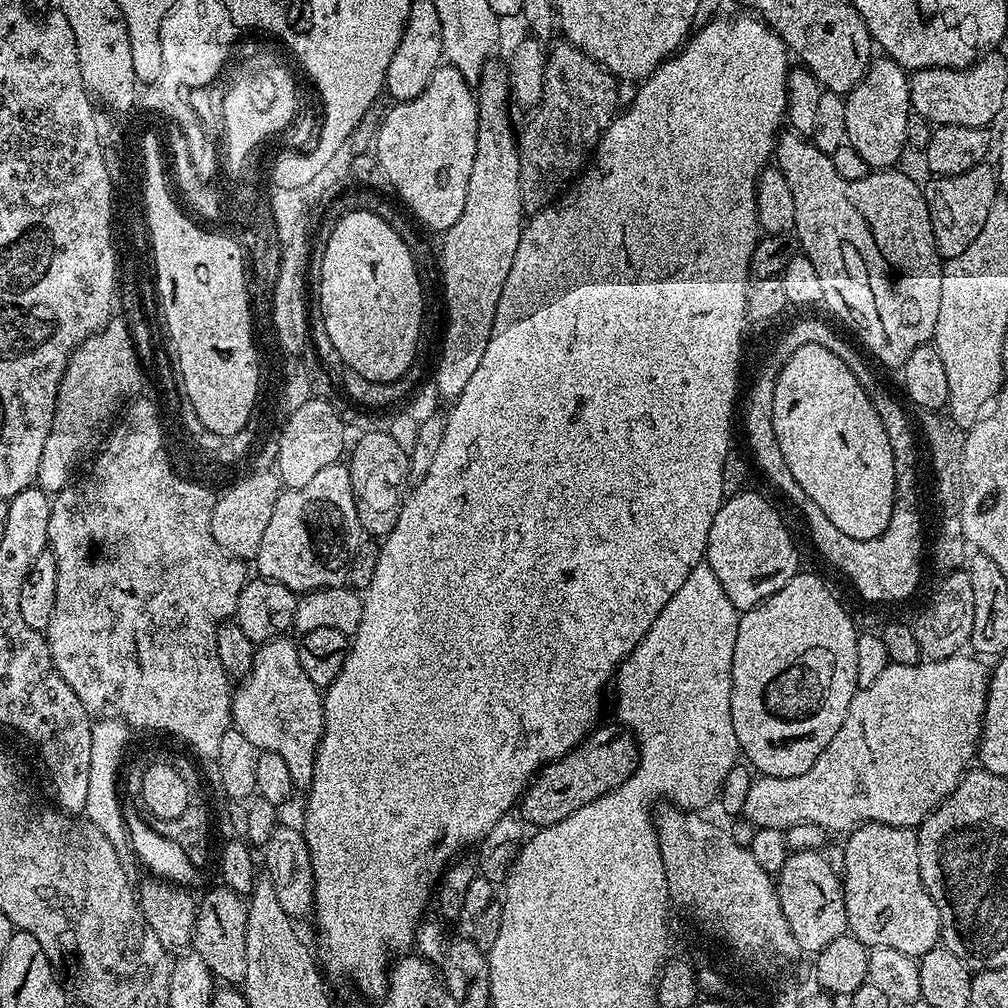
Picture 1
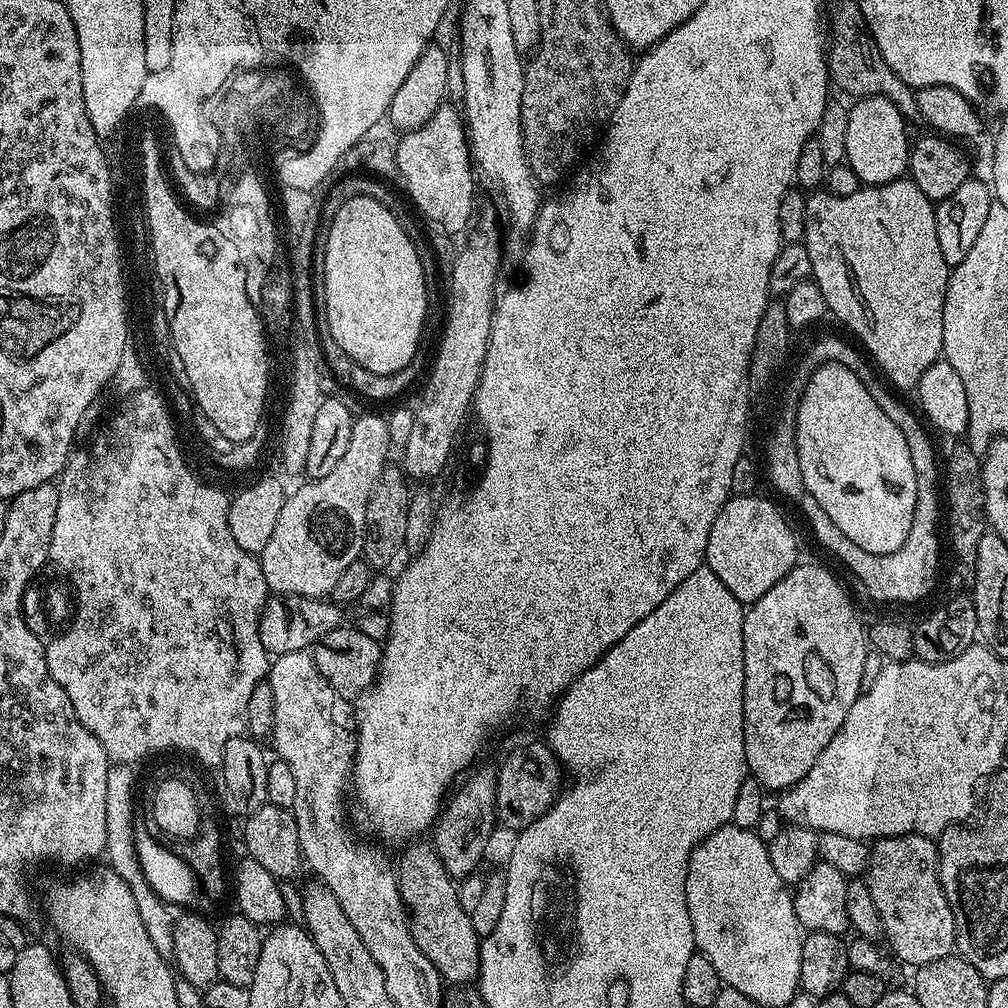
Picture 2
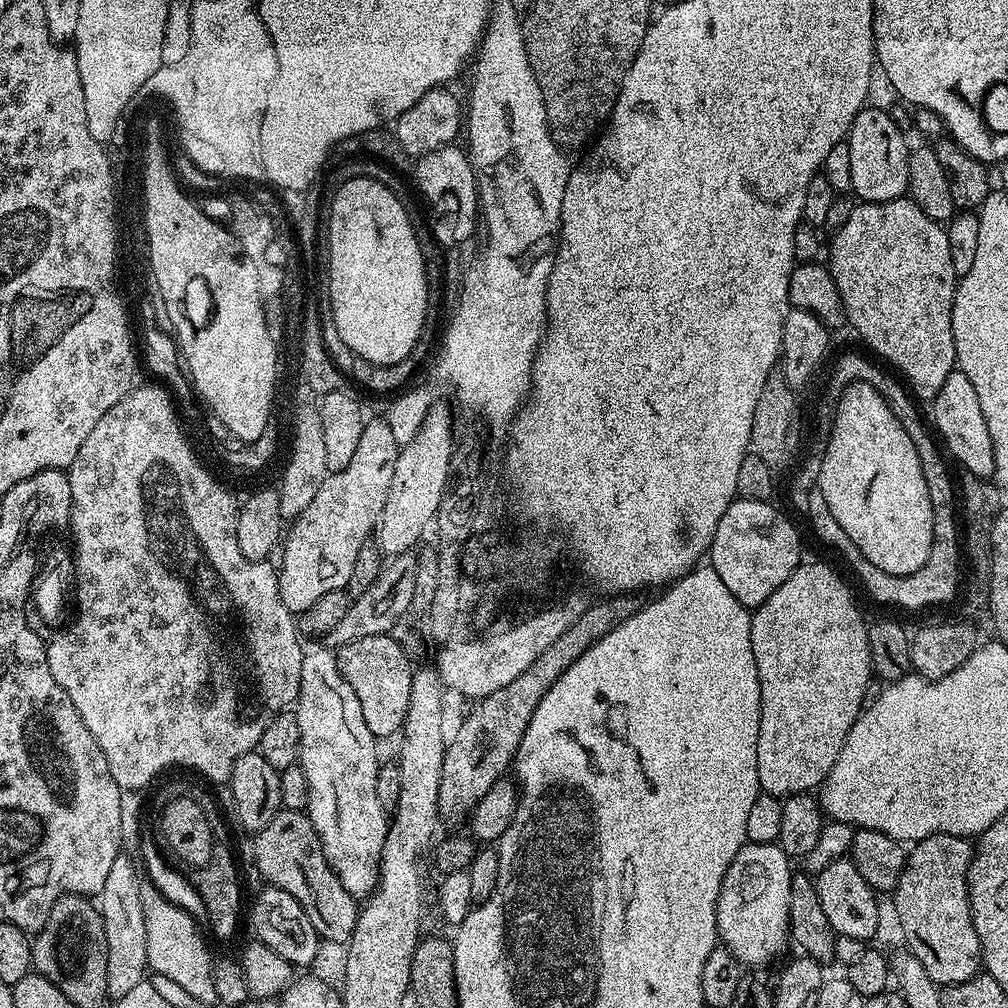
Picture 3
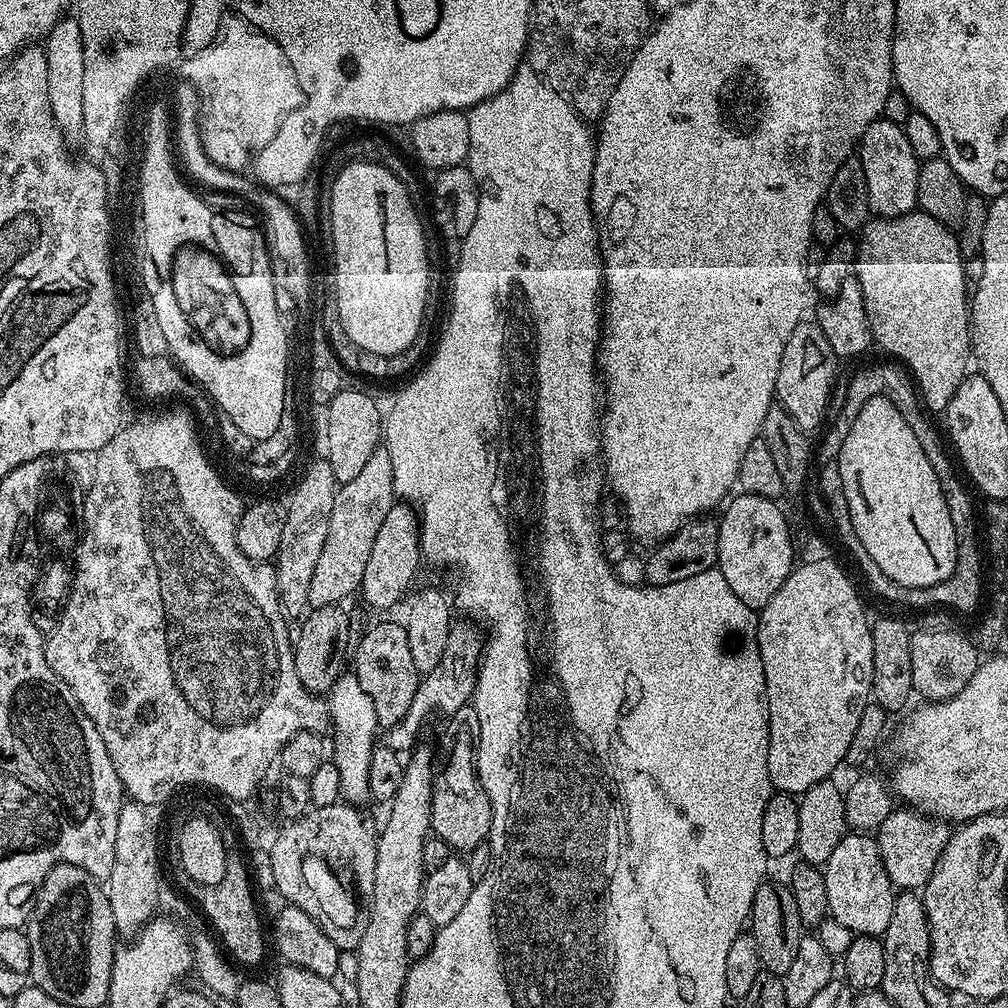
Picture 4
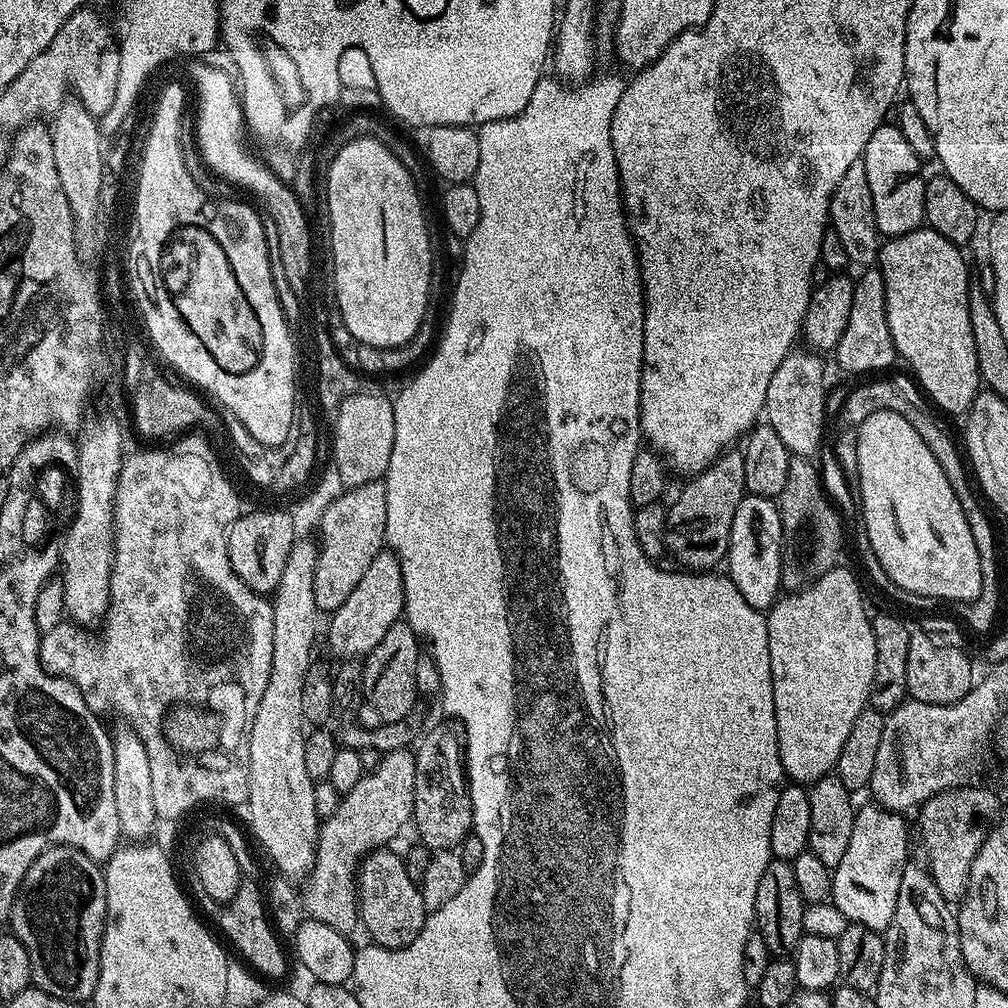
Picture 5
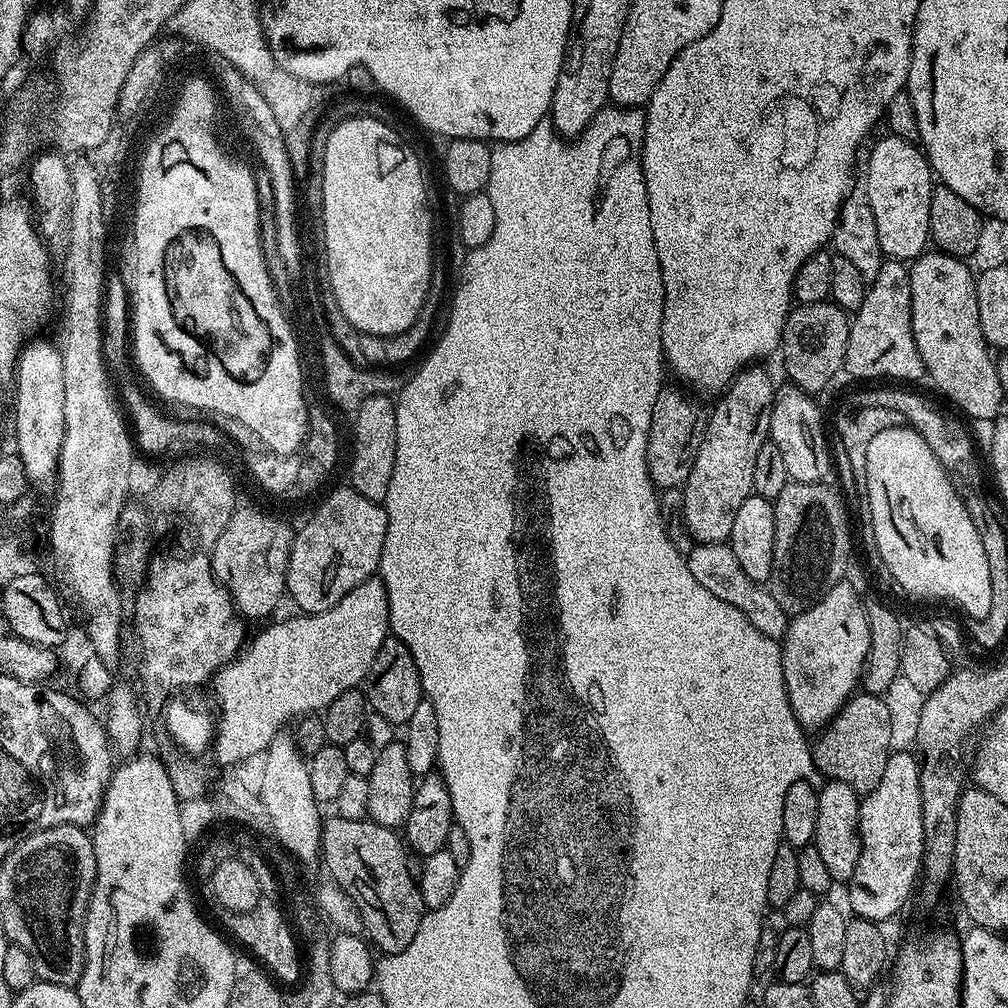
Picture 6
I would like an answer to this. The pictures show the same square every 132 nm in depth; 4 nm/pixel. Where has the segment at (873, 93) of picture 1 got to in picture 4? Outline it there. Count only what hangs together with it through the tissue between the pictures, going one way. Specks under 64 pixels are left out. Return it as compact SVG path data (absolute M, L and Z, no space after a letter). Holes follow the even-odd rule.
M883 118L874 121L860 140L858 159L864 167L868 206L877 217L901 216L917 207L921 161L916 159L914 150L910 150L910 142L906 142L906 134L901 125Z

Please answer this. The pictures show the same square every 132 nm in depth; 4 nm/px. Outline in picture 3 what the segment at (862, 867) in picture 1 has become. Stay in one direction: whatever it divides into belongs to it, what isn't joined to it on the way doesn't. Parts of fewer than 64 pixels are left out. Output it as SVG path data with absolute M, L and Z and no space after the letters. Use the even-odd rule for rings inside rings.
M934 834L925 840L917 840L911 845L910 851L907 853L904 869L900 875L894 889L894 897L896 896L896 916L900 919L900 928L904 931L903 943L907 949L917 956L918 961L925 967L926 974L930 976L937 986L947 986L950 984L961 984L970 978L974 978L981 971L982 957L980 954L980 939L974 930L974 922L972 921L972 907L968 901L968 867L972 865L972 854L974 844L971 839L955 836L954 834Z

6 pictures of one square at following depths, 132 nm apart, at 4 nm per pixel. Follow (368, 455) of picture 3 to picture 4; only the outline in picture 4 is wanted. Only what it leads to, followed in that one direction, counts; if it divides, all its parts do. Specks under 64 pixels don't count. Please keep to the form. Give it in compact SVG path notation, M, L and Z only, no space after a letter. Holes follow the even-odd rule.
M381 446L374 450L374 454L370 454L370 459L366 462L366 467L358 473L358 478L350 478L350 482L337 487L334 510L330 514L330 530L326 534L326 546L322 546L318 566L314 566L314 576L310 578L308 603L312 608L343 605L344 599L359 589L362 574L366 574L366 561L370 558L374 537L397 499L394 490L395 471L396 466L387 447Z

